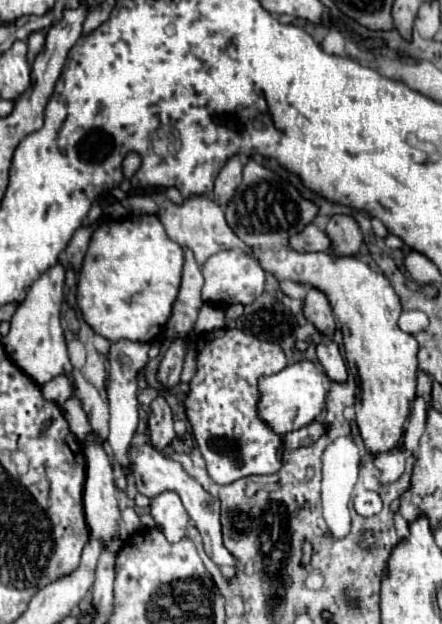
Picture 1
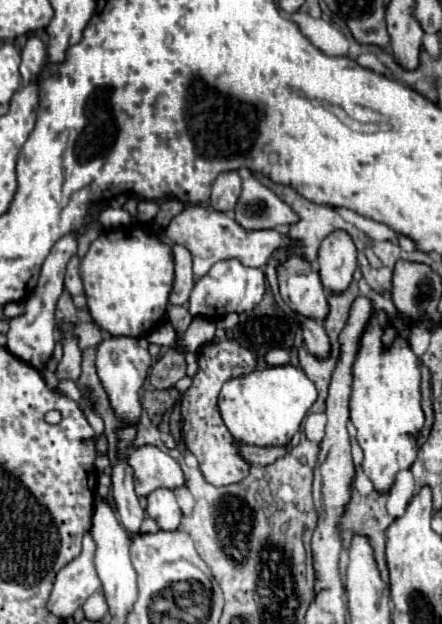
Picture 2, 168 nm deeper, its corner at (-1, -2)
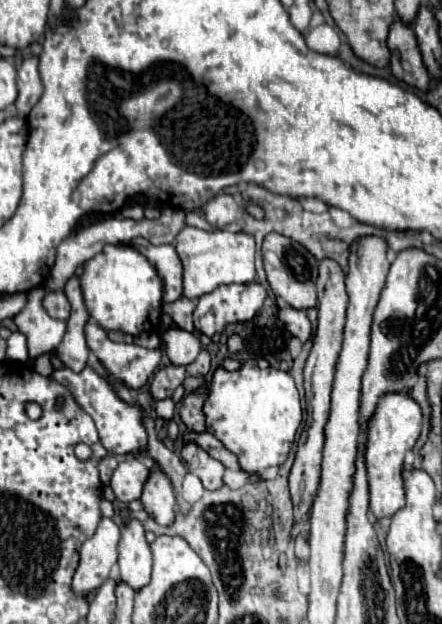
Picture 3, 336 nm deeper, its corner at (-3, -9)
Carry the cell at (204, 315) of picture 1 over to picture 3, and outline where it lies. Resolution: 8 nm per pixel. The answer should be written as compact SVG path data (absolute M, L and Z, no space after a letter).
M166 328L164 332L160 332L160 340L164 344L170 362L176 366L186 366L194 362L202 350L198 334L186 332L182 328Z

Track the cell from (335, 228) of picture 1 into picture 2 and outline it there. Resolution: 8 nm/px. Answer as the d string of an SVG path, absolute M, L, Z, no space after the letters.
M344 231L328 235L318 249L320 279L330 293L342 293L348 289L352 275L358 267L356 247Z

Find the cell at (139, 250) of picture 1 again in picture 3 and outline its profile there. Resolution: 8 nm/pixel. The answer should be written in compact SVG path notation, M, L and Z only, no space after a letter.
M104 246L100 254L84 264L80 286L88 314L104 330L120 330L130 336L158 332L162 316L164 284L156 268L132 246Z

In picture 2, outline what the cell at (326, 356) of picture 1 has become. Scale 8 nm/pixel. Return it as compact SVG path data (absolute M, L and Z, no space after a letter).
M302 319L300 329L304 335L304 343L308 347L308 353L312 353L316 357L328 357L330 343L328 343L328 335L326 335L324 327L320 325L320 321L318 319Z

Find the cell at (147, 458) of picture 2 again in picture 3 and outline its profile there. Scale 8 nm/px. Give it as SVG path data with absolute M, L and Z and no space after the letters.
M126 456L118 464L118 468L110 480L110 486L116 492L116 498L124 504L138 500L142 494L144 482L148 480L148 474L150 474L150 470L146 468L146 462L142 462L140 458L134 458L134 456L132 458Z

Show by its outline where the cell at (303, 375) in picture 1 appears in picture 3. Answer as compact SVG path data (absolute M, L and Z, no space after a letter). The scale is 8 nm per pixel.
M252 360L244 362L238 372L226 372L224 368L214 372L204 414L208 432L232 450L242 470L250 474L260 474L268 466L284 464L302 424L302 404L294 378L276 368L260 370Z

